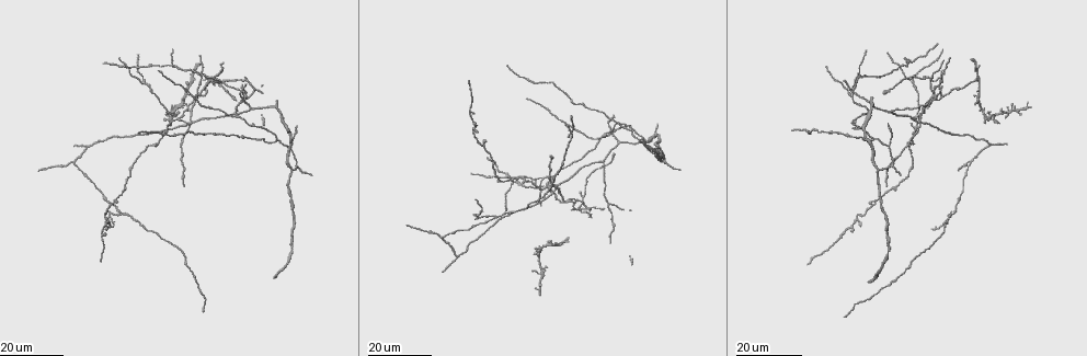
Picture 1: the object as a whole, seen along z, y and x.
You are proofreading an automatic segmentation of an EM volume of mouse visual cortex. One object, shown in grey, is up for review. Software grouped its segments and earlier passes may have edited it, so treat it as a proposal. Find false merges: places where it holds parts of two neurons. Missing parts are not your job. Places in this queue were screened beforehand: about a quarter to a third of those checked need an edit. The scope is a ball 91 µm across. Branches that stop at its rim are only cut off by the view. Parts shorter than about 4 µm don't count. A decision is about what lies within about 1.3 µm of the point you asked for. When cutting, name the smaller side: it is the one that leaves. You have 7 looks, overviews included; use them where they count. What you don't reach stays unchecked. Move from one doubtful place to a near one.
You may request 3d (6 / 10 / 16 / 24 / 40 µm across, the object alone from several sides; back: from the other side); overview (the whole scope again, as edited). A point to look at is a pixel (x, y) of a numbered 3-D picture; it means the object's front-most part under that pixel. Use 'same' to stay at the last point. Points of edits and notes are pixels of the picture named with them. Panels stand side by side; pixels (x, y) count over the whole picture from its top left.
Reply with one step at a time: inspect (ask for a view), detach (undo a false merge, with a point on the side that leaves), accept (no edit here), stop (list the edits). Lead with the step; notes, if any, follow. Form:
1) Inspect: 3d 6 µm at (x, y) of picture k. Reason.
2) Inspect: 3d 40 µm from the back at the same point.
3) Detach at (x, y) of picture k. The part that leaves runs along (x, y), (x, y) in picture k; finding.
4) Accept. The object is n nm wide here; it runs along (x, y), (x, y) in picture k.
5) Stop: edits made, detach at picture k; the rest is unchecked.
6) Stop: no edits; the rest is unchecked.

Inspect: 3d 24 µm at (176, 66) of picture 1. Three arms meet.

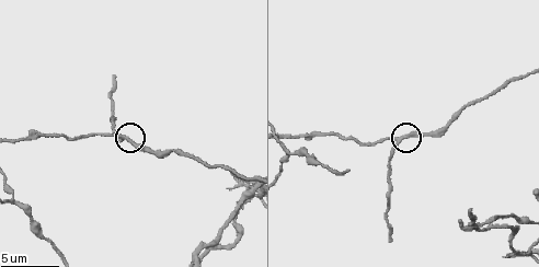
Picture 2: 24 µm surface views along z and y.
Inspect: 3d 6 µm at (399, 141) of picture 2.

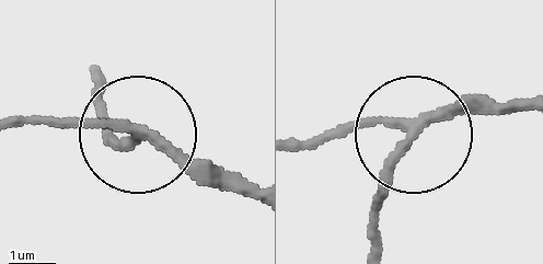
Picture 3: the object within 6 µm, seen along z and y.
Accept. The object is 210 nm wide here; it runs along (19, 116), (113, 116), (128, 136), (113, 136), (93, 96) in picture 3; one neuron here.

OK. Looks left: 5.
Inspect: 3d 16 µm at (546, 187) of picture 1. Looks like a crossing.

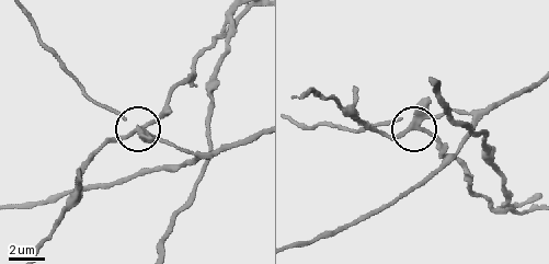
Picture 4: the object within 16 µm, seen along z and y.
Inspect: 3d 10 µm at (416, 129) of picture 4.

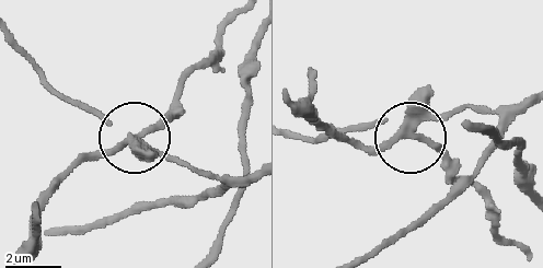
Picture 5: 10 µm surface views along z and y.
Detach at (164, 128) of picture 5. The object is 240 nm wide here; the part that leaves runs along (135, 144), (95, 156), (53, 194), (32, 257) in picture 5; a second neuron is stuck on.

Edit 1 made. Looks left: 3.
Inspect: overview. See it whole again.

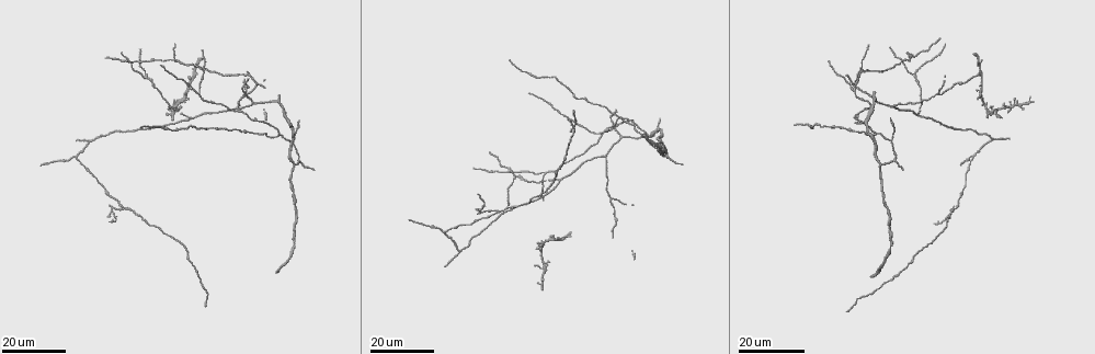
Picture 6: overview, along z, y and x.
Inspect: 3d 24 µm at (198, 95) of picture 6. Branch point.

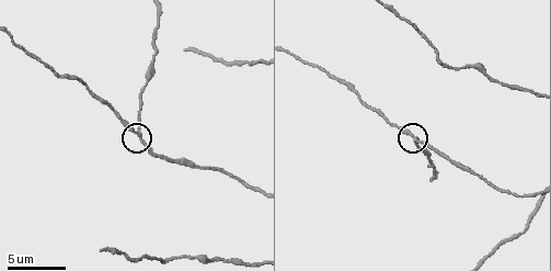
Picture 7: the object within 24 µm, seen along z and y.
Inspect: 3d 6 µm at (414, 135) of picture 7.

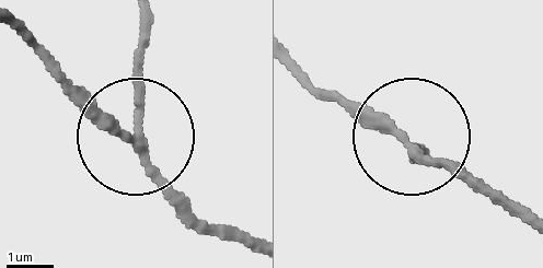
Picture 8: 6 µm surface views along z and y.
Accept. The object is 210 nm wide here; all the same neuron.

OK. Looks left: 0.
Stop: edits made, detach at picture 5; the rest is unchecked.

